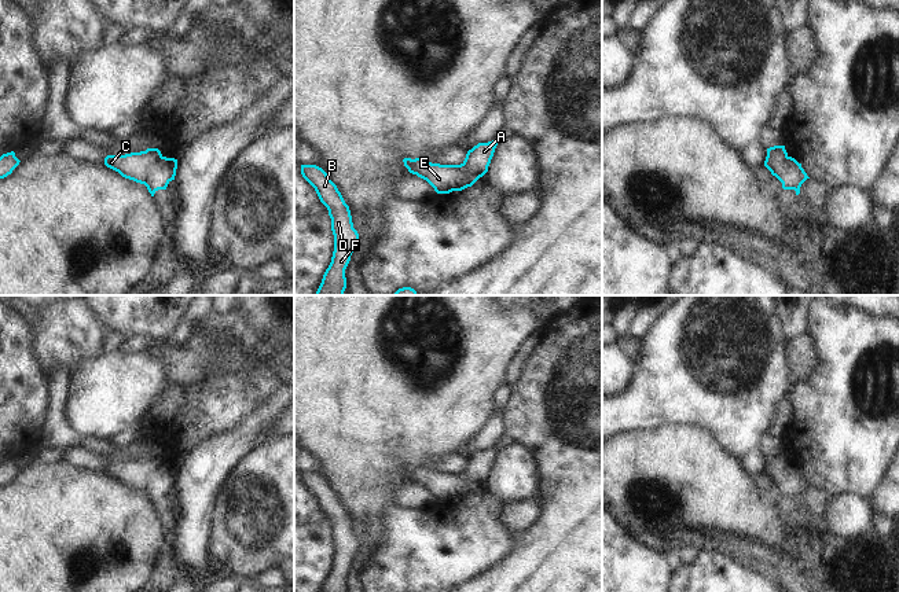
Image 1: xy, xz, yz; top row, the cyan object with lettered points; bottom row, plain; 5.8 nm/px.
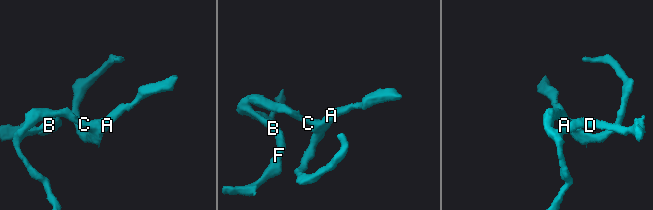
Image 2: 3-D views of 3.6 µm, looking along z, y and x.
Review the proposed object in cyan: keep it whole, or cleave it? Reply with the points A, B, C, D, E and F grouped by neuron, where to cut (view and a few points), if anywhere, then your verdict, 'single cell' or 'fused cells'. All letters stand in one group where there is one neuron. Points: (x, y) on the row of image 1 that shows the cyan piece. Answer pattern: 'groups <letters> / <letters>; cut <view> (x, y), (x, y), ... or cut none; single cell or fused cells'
groups A B C D E F; cut none; single cell

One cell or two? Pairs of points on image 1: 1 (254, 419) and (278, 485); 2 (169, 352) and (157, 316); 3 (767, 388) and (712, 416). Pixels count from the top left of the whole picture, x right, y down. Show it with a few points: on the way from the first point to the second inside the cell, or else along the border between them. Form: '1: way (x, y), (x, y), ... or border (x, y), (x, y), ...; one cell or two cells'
1: border (264, 440), (238, 462); two cells
2: border (171, 339), (158, 344); two cells
3: way (753, 392), (748, 397), (726, 403); one cell

